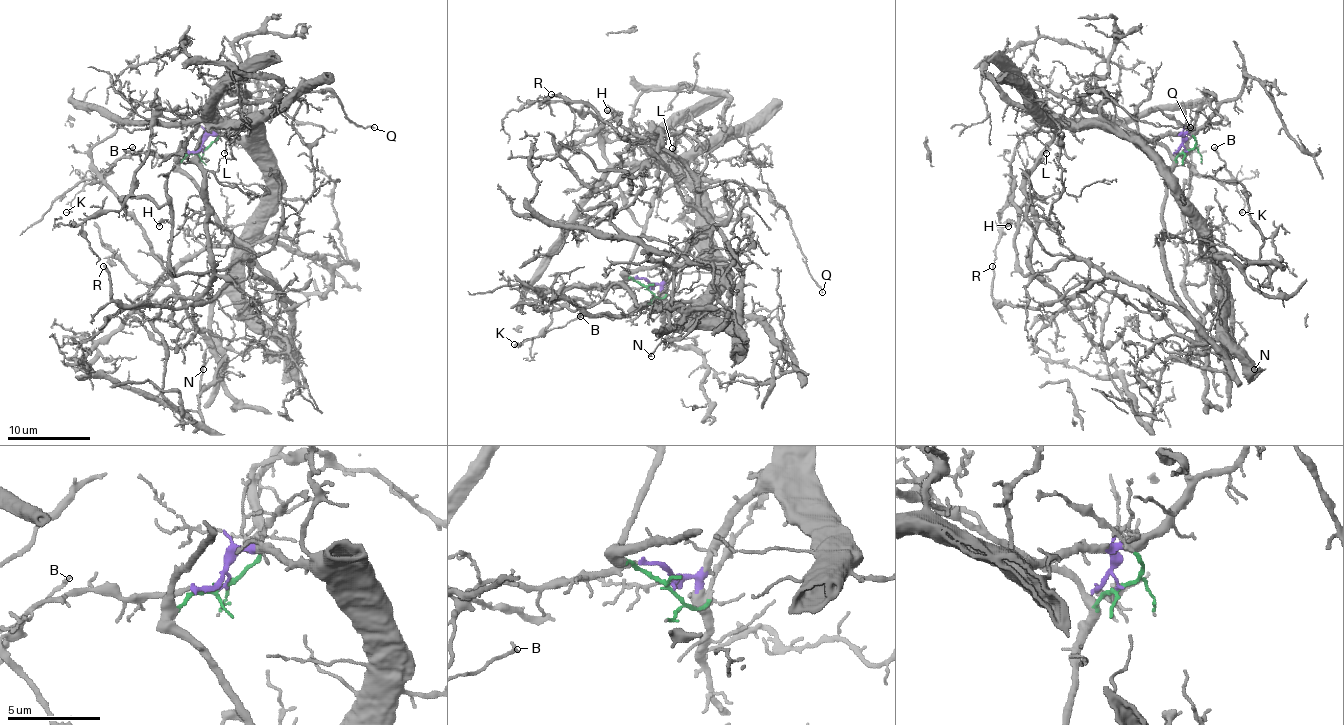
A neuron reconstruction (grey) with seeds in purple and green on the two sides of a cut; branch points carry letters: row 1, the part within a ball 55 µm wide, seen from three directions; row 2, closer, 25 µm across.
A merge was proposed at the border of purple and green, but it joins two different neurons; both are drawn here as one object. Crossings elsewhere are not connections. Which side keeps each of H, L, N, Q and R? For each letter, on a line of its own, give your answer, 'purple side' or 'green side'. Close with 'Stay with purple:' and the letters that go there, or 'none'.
H: green side
L: purple side
N: green side
Q: green side
R: green side
Stay with purple: L

